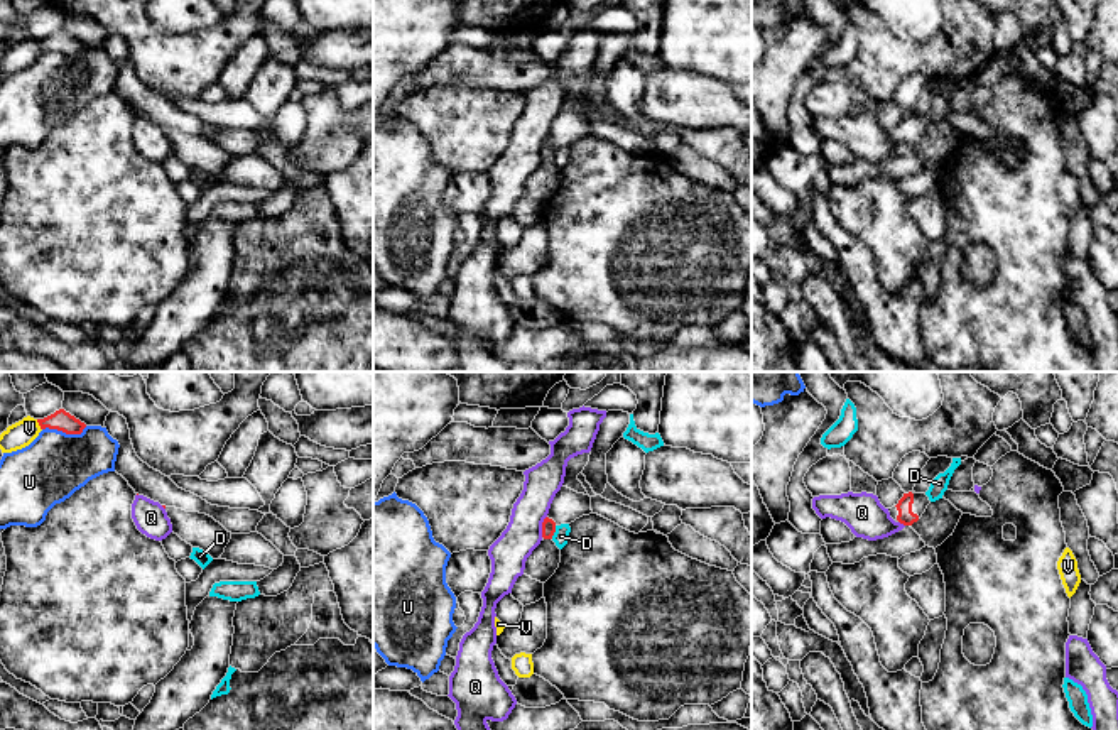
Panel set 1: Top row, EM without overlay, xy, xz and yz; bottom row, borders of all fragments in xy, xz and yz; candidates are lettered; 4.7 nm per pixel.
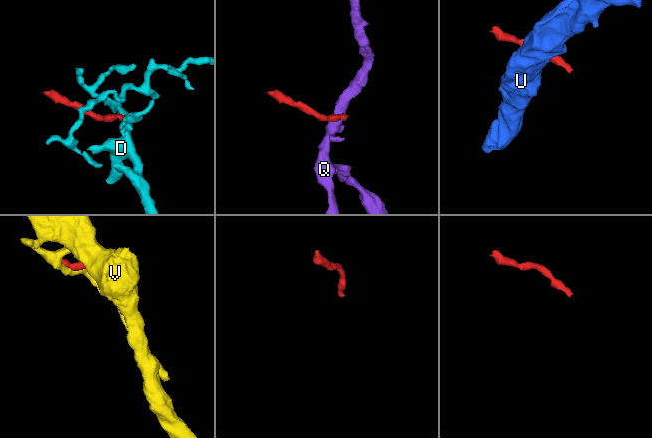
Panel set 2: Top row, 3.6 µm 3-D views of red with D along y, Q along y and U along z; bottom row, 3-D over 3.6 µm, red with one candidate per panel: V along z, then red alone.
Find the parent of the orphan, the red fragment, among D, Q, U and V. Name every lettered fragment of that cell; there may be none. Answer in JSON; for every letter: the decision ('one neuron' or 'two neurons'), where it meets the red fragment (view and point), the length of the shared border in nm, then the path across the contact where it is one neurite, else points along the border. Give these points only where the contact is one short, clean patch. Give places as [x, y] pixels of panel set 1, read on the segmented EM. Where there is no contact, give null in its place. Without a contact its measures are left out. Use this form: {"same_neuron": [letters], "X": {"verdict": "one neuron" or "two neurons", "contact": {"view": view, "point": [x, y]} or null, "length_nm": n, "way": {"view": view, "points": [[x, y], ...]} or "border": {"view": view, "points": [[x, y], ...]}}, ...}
{"same_neuron": [], "D": {"verdict": "two neurons", "contact": {"view": "xz", "point": [554, 531]}, "length_nm": 70, "border": {"view": "xz", "points": [[556, 526], [551, 538]]}}, "Q": {"verdict": "two neurons", "contact": {"view": "xz", "point": [542, 526]}, "length_nm": 110, "border": {"view": "xz", "points": [[546, 516], [541, 536]]}}, "U": {"verdict": "two neurons", "contact": {"view": "xy", "point": [65, 431]}, "length_nm": 220}, "V": {"verdict": "two neurons", "contact": {"view": "xy", "point": [39, 424]}, "length_nm": 60}}

